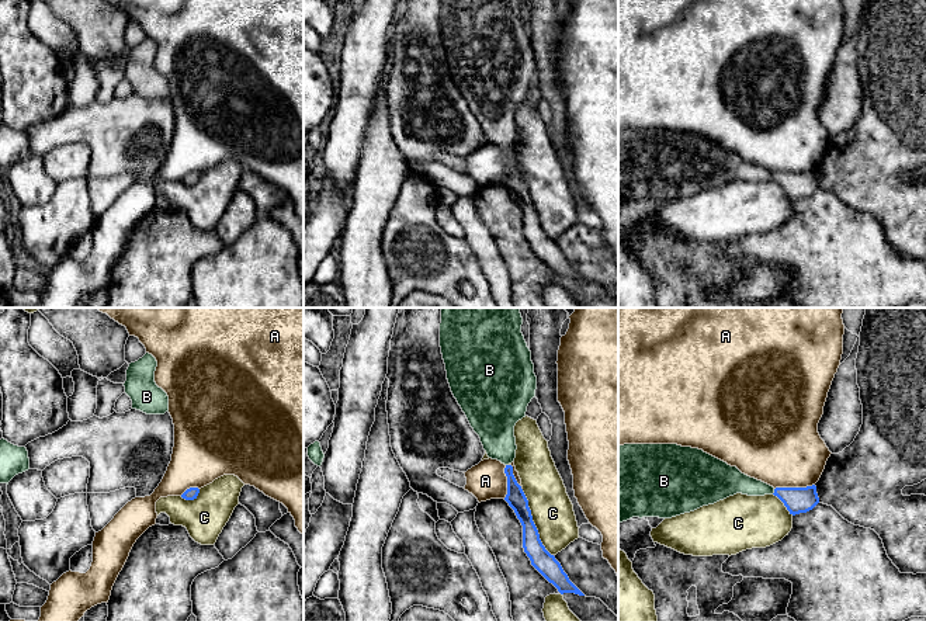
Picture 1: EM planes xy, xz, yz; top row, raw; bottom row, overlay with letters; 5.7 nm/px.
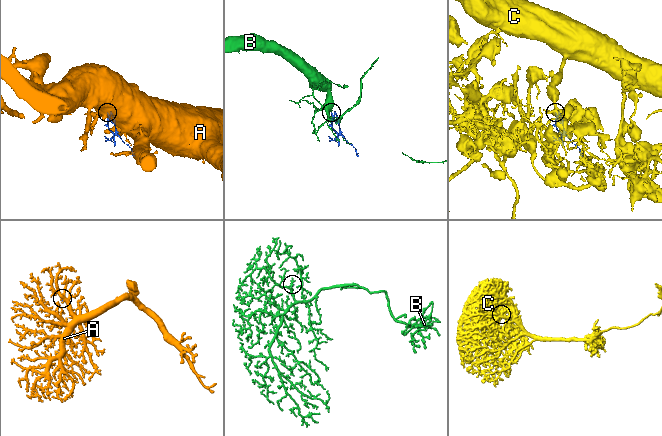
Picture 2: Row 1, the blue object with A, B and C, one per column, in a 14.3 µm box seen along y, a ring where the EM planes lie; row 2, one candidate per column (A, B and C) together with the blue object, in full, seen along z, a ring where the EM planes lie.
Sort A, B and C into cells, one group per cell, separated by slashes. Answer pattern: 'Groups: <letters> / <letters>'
Groups: A / B / C

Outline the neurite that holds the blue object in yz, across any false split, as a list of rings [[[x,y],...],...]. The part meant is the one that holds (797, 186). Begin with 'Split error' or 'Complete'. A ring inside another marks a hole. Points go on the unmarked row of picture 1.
Split error. [[[618,131],[618,208],[632,202],[672,204],[736,178],[774,180],[793,201],[819,188],[815,170],[774,174],[698,133]]]

